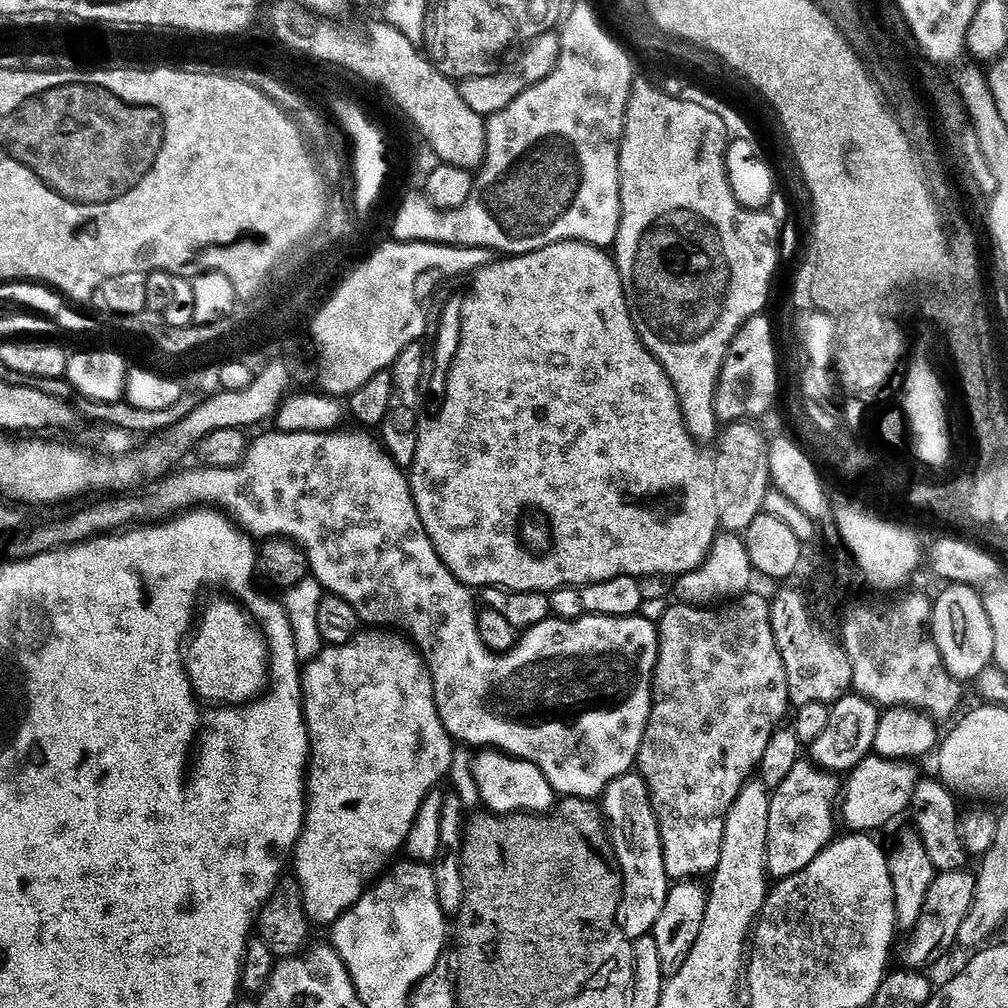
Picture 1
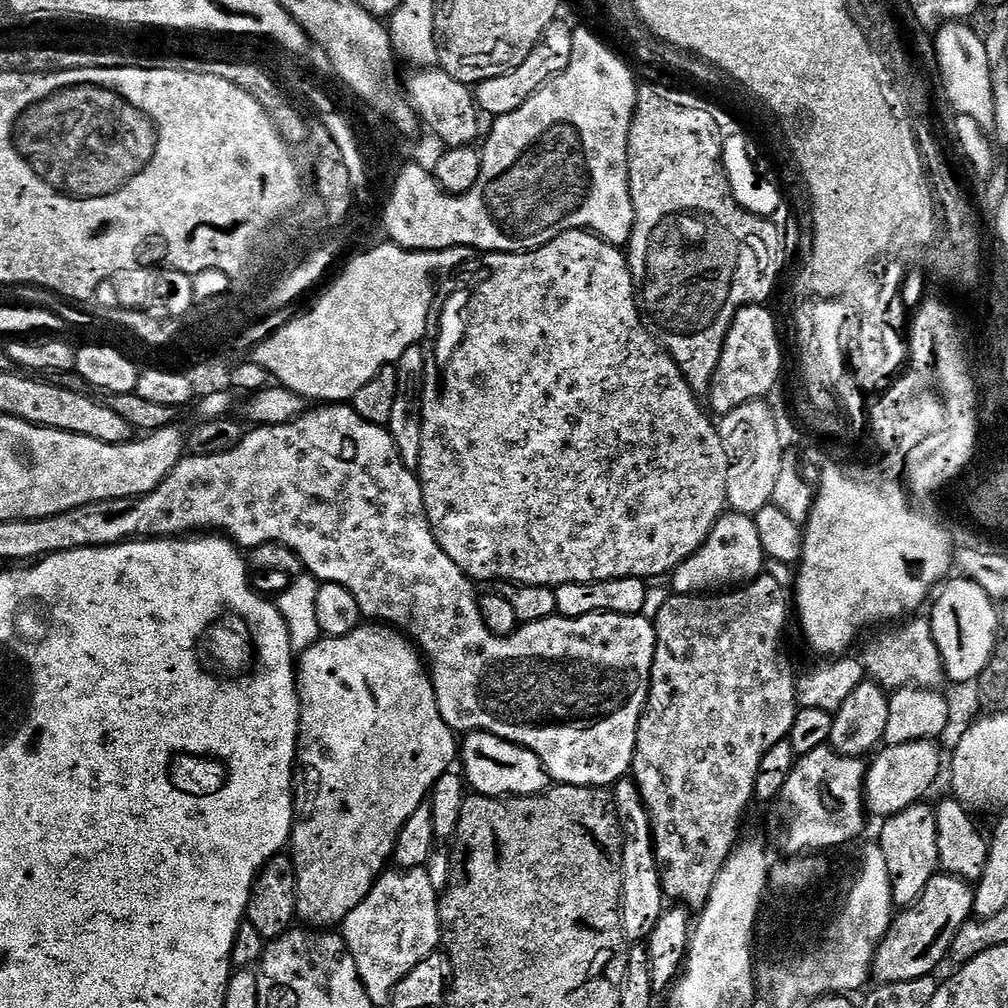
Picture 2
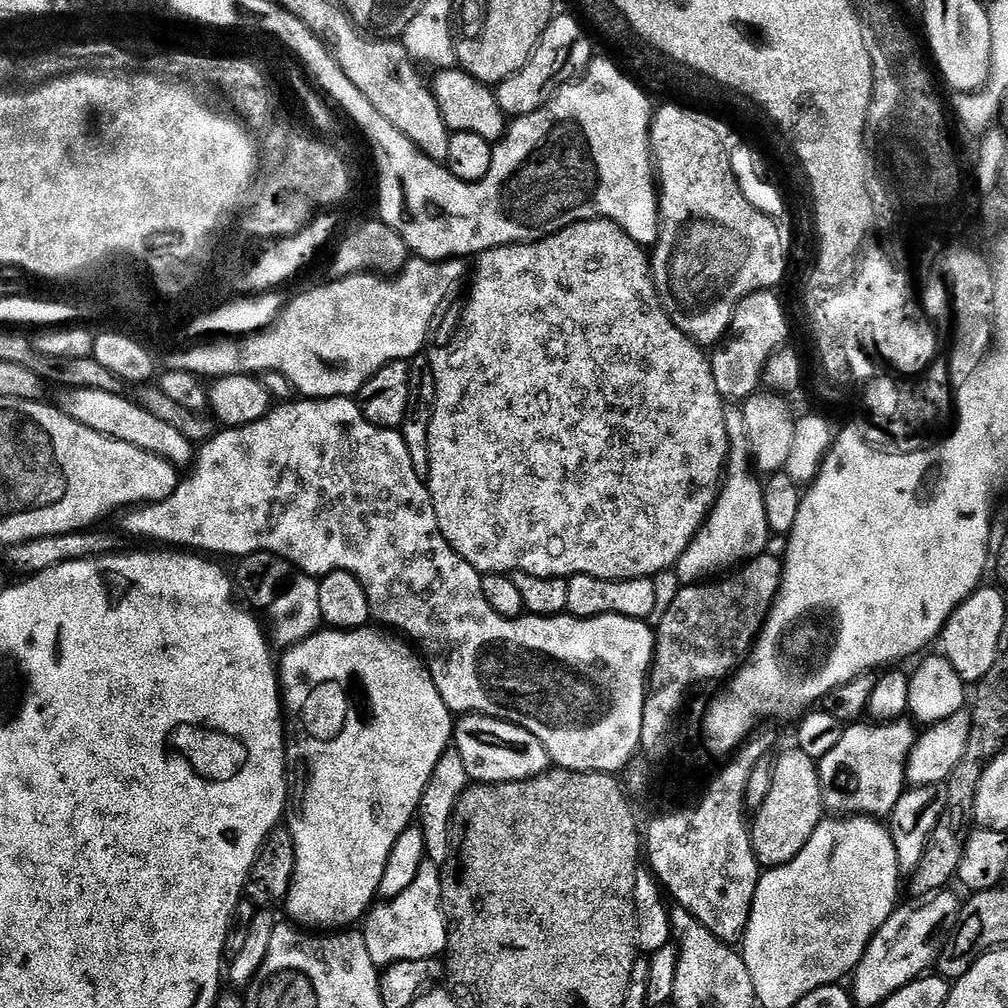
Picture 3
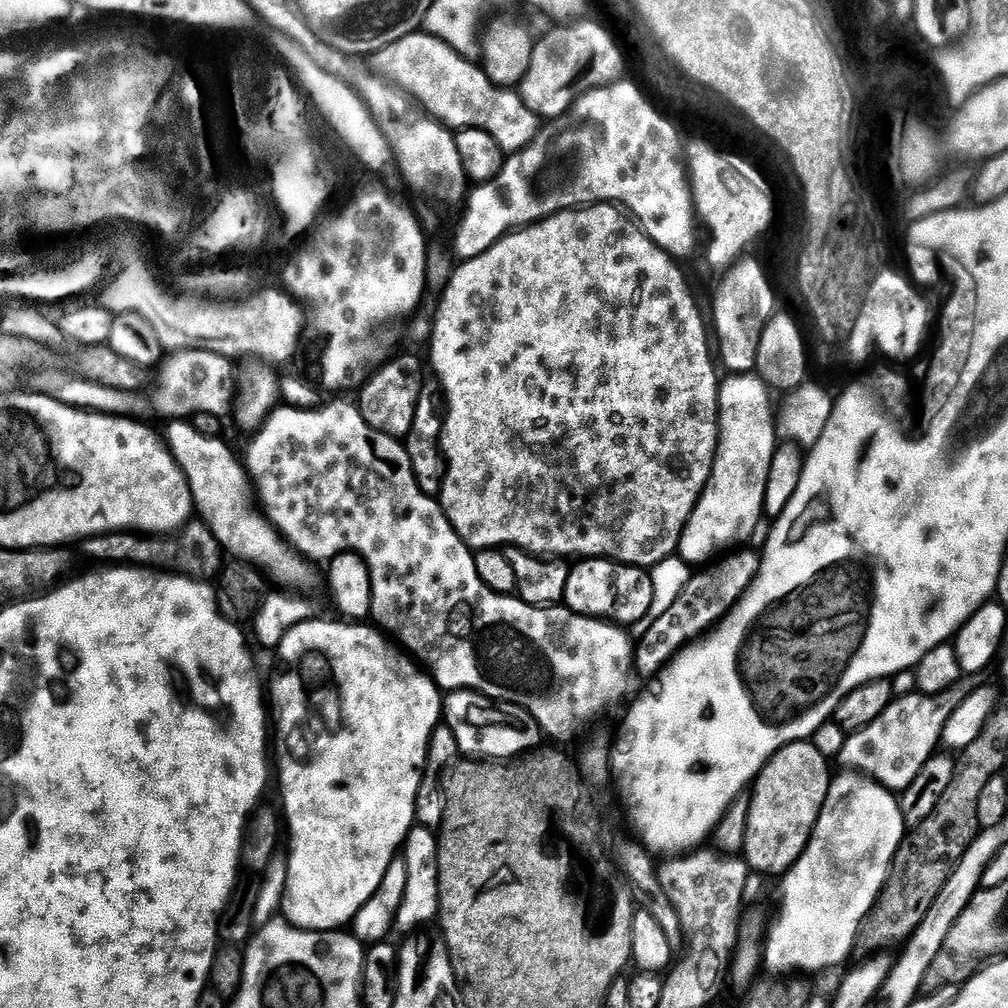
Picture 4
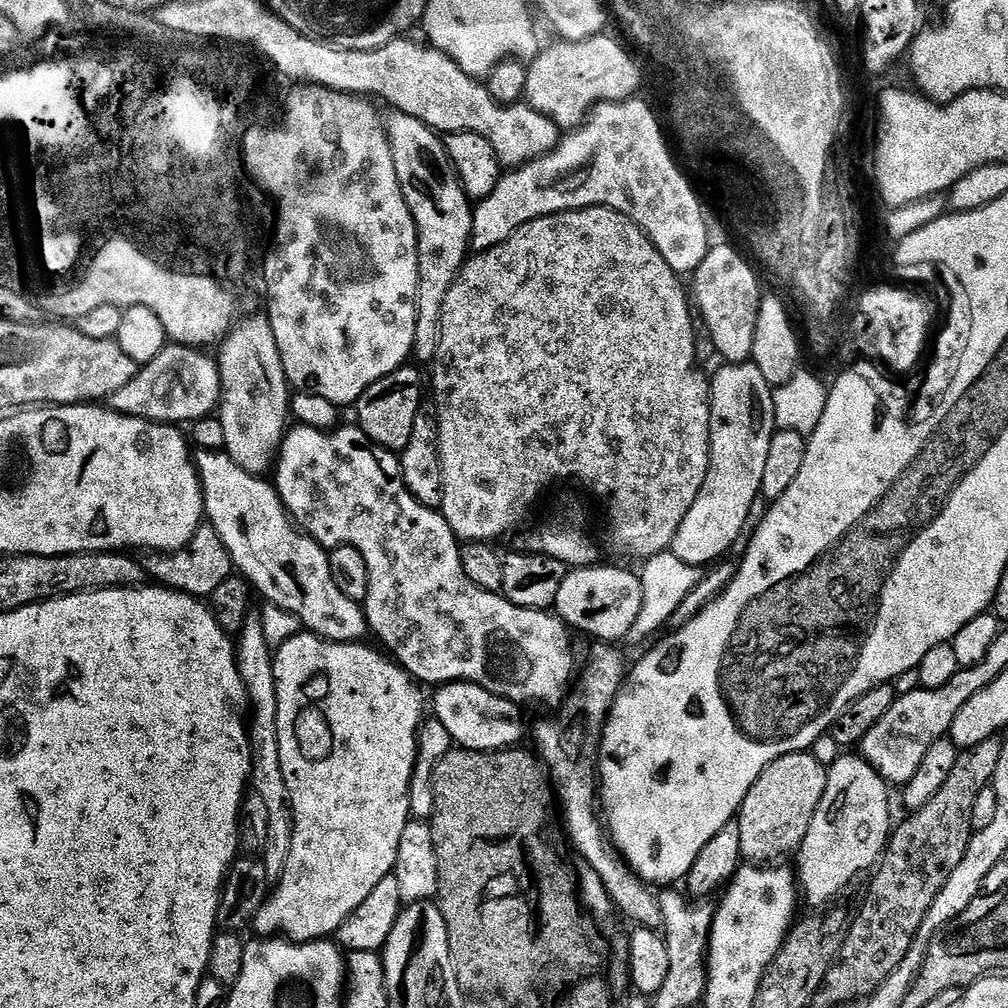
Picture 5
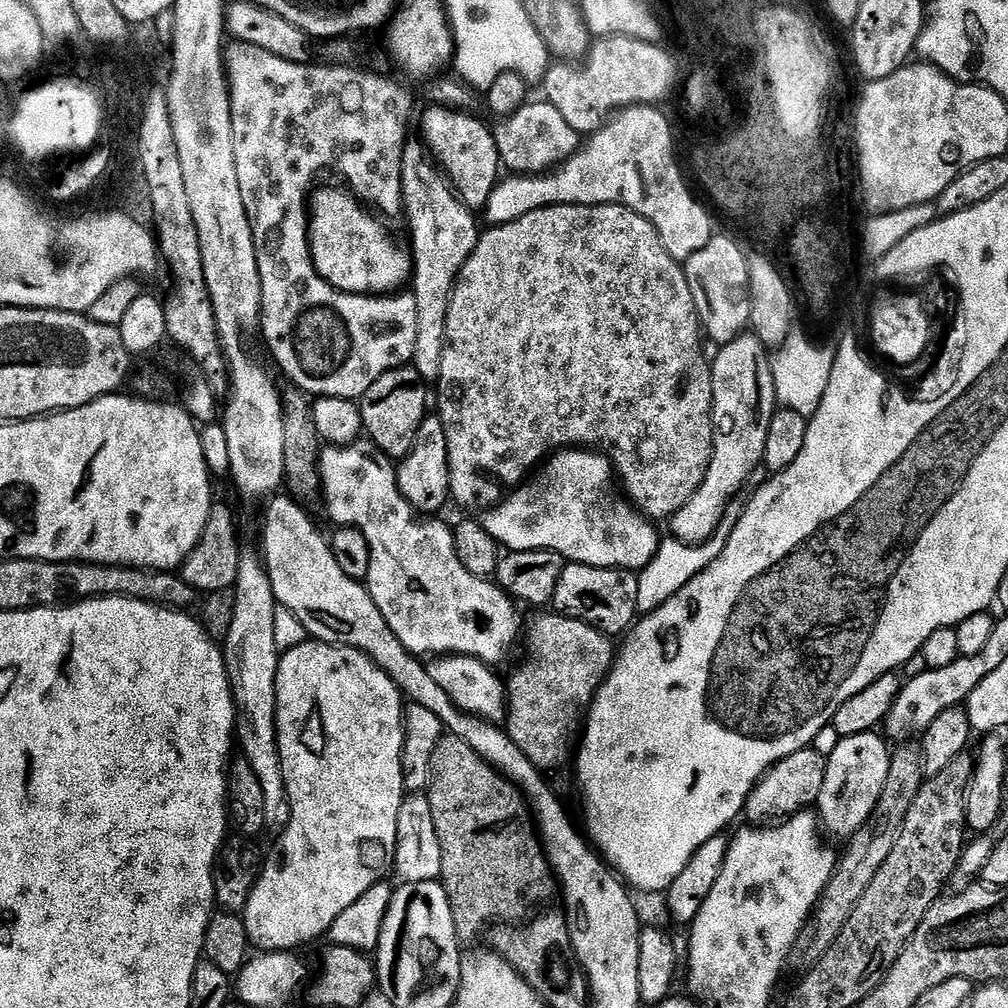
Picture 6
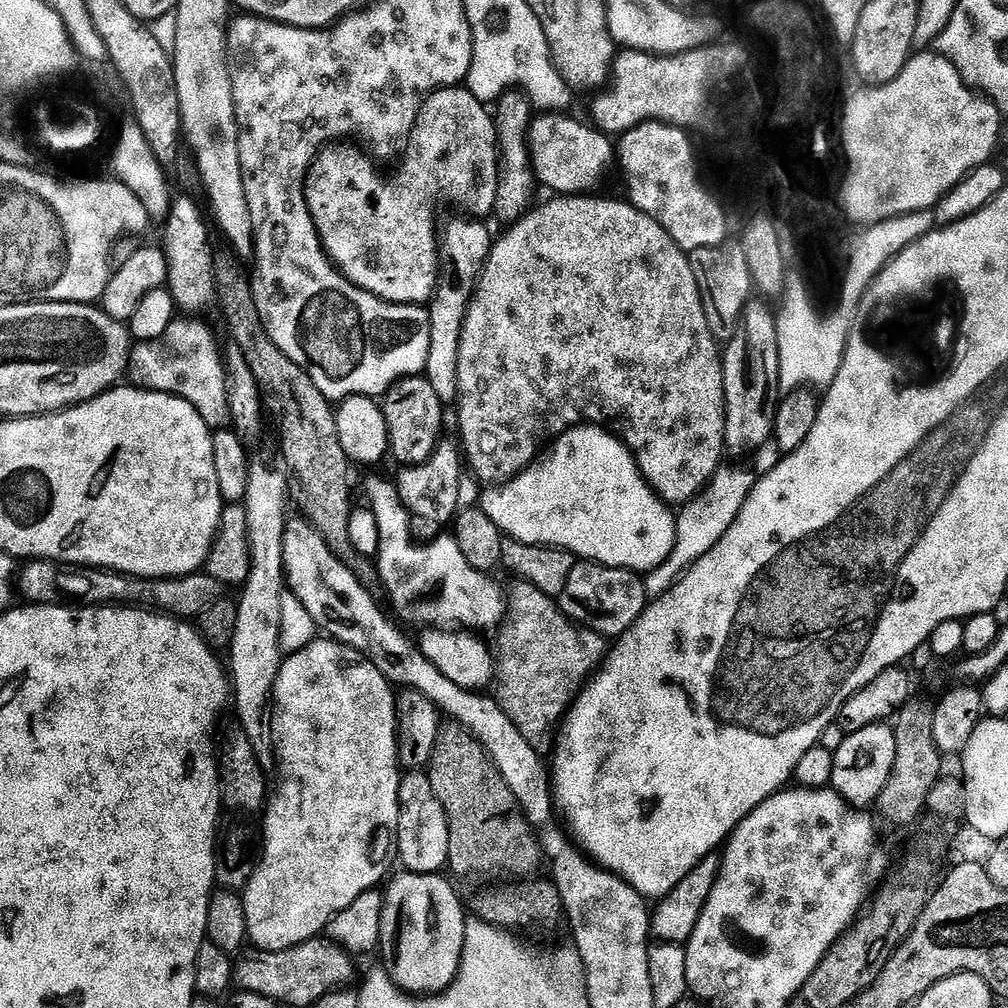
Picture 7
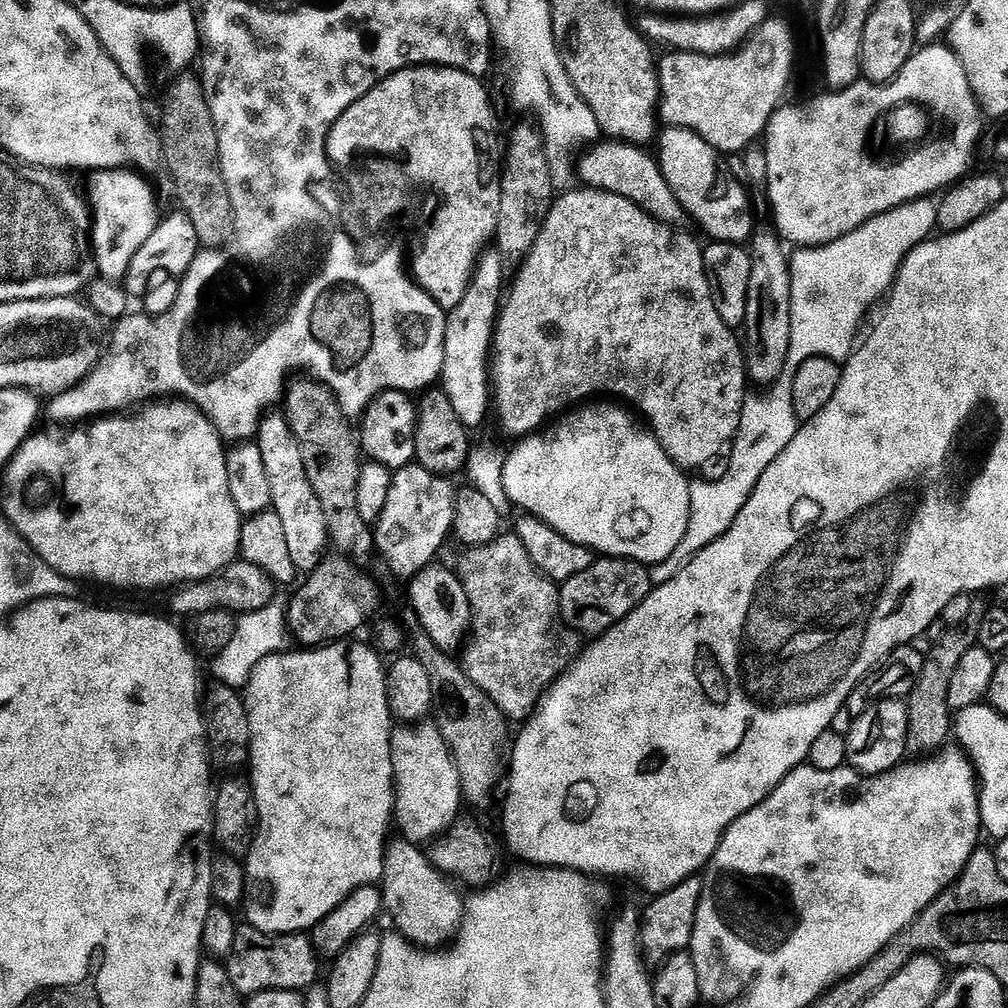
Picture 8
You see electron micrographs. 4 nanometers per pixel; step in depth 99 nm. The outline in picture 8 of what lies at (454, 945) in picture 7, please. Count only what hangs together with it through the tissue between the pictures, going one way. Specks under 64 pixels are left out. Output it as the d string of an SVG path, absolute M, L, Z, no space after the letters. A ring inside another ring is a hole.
M406 842L399 843L389 843L384 853L384 908L392 915L397 930L406 939L425 944L428 948L444 943L447 945L464 919L465 901L462 896L460 900L459 894L451 888L452 884L432 867L429 857L419 847Z

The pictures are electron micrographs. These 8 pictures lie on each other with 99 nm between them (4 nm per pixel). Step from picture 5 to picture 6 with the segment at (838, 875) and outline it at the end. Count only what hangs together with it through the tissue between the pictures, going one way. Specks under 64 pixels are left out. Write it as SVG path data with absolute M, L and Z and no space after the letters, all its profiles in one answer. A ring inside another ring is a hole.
M873 730L840 739L834 754L827 756L825 785L822 786L818 799L818 819L829 837L852 838L865 831L880 801L886 774L890 774L891 761L889 741L879 731Z

